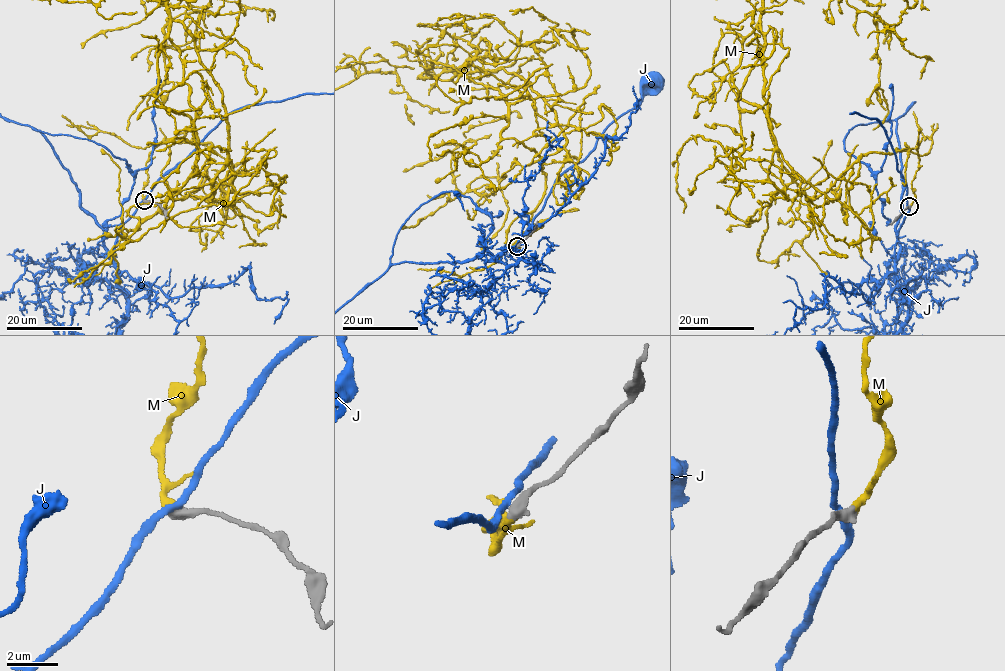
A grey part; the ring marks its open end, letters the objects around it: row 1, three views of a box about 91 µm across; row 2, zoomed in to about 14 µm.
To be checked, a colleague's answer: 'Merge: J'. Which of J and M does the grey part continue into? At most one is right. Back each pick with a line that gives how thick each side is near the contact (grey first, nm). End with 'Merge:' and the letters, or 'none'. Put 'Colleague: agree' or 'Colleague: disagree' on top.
Colleague: disagree
M: Thickness 480 nm (grey) against 240 nm
Merge: M

